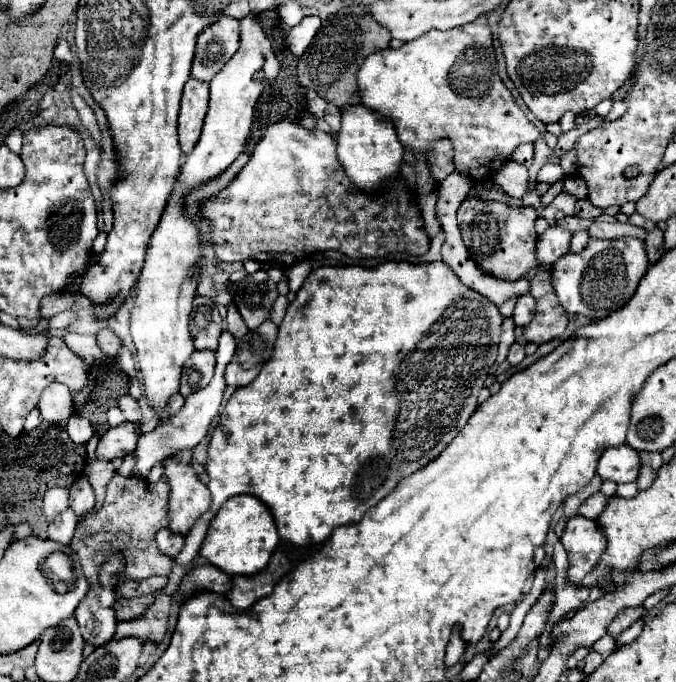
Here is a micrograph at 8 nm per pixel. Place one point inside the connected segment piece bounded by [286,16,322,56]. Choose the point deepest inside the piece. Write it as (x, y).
(301, 35)

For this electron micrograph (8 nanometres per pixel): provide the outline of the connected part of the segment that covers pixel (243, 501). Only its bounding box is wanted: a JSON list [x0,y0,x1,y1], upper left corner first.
[200,496,278,576]

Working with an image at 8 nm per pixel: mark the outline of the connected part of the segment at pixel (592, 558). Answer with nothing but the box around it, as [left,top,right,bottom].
[560,515,606,586]

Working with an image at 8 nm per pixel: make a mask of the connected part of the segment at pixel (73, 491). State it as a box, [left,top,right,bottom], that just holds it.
[70,476,94,516]

